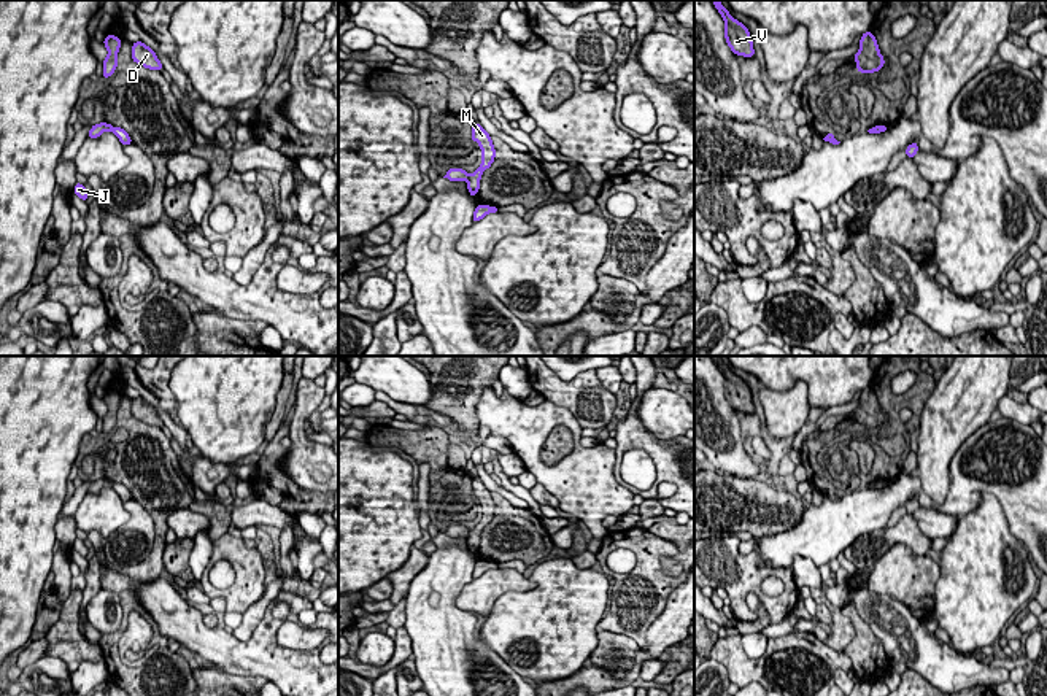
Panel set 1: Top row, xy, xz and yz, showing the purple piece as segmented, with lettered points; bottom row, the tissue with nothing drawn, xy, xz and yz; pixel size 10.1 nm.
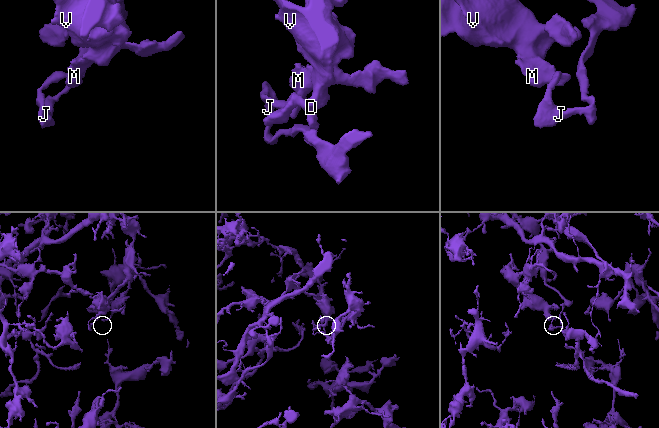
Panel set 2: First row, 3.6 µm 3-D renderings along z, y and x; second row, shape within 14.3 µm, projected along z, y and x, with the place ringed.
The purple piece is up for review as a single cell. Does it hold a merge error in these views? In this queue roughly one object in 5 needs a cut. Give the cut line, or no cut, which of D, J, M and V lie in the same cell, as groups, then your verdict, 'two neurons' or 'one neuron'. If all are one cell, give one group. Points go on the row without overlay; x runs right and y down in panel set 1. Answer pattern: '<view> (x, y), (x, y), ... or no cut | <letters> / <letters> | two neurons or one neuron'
xz (469, 531), (466, 536) | D M V / J | two neurons

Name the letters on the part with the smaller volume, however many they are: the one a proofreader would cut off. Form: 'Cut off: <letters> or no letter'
Cut off: J

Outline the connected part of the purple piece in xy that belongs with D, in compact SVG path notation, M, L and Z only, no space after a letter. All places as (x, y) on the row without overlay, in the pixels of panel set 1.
M141 396L132 399L132 416L138 421L143 421L148 426L162 426L164 421L157 415L156 408L146 402Z

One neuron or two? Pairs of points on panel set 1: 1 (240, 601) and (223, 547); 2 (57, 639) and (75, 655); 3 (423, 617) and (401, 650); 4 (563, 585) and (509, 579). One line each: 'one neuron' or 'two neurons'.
1: one neuron
2: one neuron
3: two neurons
4: two neurons

